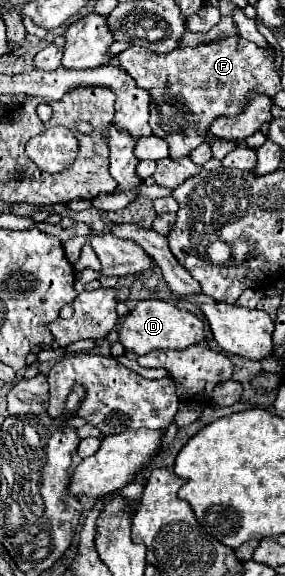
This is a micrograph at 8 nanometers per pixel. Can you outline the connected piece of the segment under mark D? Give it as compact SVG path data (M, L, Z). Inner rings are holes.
M142 300L136 304L136 310L132 310L122 322L120 322L120 342L126 350L132 350L136 354L146 354L156 348L164 350L184 350L192 344L198 344L206 338L204 324L198 316L194 316L188 310L182 310L170 302L164 300Z

